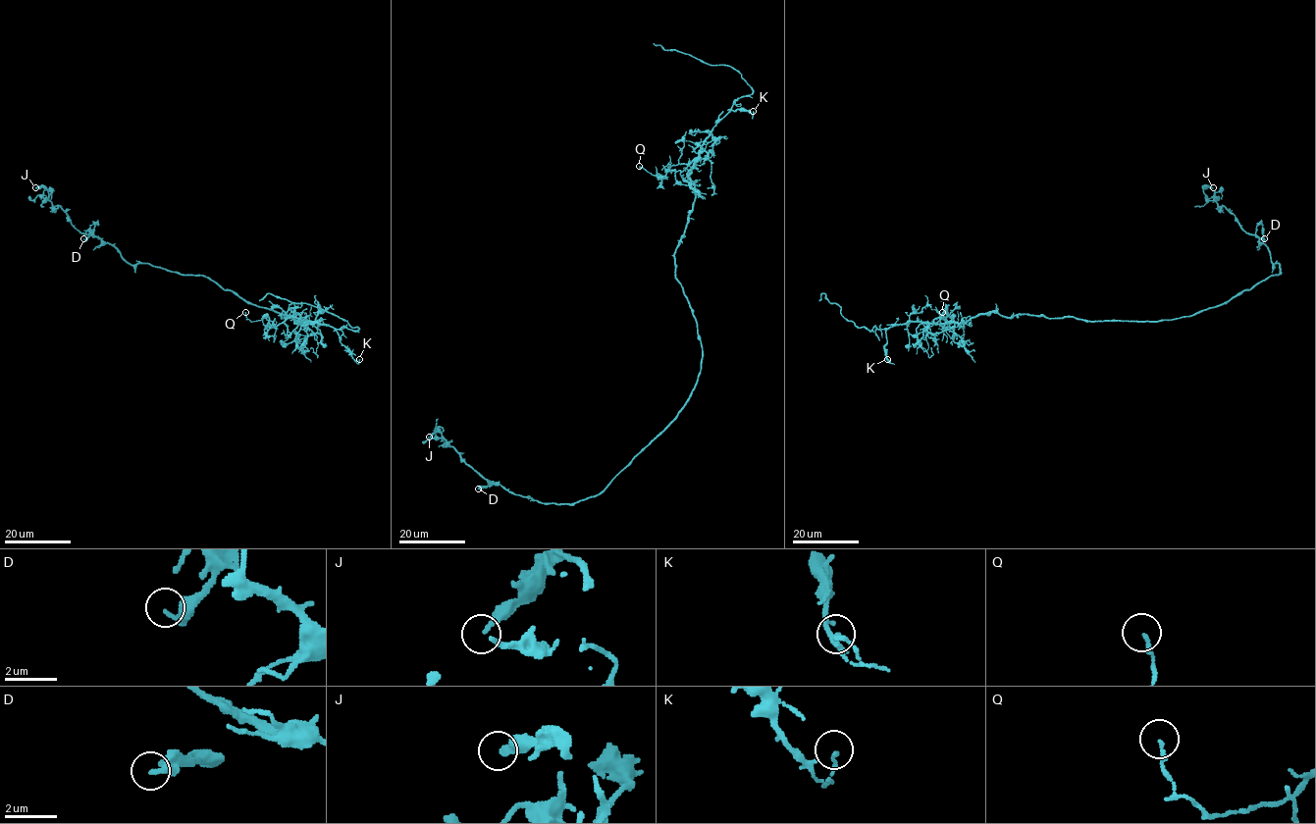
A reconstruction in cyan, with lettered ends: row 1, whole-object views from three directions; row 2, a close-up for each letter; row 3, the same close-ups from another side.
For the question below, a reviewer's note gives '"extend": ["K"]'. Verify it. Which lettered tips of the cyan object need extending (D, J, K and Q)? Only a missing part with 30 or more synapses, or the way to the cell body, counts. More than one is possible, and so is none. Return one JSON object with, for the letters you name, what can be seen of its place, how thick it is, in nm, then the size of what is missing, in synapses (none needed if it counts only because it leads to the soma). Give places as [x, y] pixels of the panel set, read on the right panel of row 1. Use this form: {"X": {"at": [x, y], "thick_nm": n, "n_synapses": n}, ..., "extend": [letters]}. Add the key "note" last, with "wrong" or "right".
{"extend": [], "note": "wrong"}

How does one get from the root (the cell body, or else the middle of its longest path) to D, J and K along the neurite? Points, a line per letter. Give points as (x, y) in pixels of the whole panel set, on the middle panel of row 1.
D: (702, 346), (701, 371), (686, 405), (599, 493), (555, 504), (511, 493), (488, 480), (489, 486), (478, 489)
J: (702, 346), (697, 385), (678, 415), (603, 490), (571, 504), (511, 493), (469, 467), (442, 428), (429, 437)
K: (702, 346), (693, 310), (675, 274), (675, 249), (695, 198), (690, 171), (704, 139), (730, 110), (753, 111)

